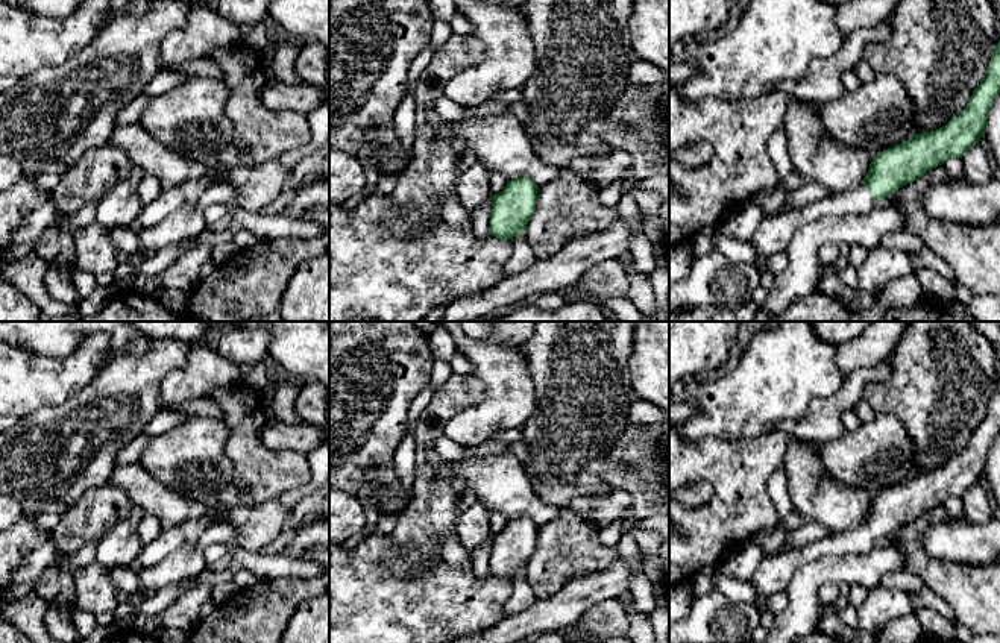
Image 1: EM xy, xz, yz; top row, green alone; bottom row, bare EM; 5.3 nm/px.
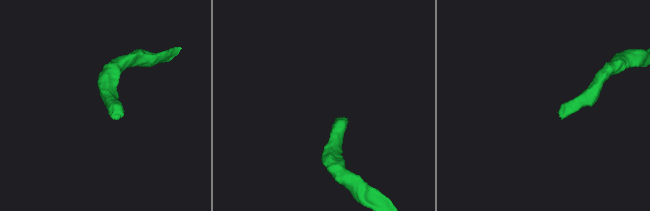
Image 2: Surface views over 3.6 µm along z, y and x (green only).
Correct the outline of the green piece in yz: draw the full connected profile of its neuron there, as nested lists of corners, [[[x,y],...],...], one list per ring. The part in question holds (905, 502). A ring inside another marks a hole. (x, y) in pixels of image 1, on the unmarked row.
[[[1000,381],[986,406],[986,414],[976,426],[967,446],[945,466],[918,473],[873,496],[863,522],[850,529],[763,557],[750,578],[759,596],[769,598],[786,590],[795,570],[829,555],[863,555],[880,538],[920,519],[948,497],[962,497],[985,475],[986,455],[1000,434]]]

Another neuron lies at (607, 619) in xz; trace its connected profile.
[[[608,599],[586,610],[568,634],[584,638],[625,638],[628,628],[630,622],[621,599]]]

